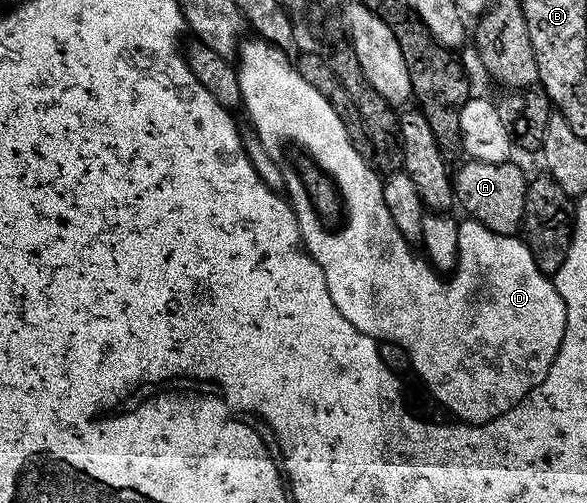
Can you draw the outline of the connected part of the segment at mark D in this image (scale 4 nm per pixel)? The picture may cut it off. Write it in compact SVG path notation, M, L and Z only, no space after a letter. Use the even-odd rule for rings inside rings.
M244 38L237 52L241 107L243 111L247 110L255 126L252 127L254 134L259 136L266 151L278 153L282 147L295 142L301 150L312 155L308 156L327 172L331 182L339 189L347 220L343 227L330 231L327 228L330 226L315 211L302 182L288 182L285 187L295 211L301 246L313 257L313 261L317 261L317 265L321 265L333 305L337 305L341 317L345 317L361 333L370 335L376 341L395 342L405 349L411 358L414 374L423 378L424 385L435 394L436 401L448 407L456 420L478 425L501 417L546 377L557 357L557 349L561 349L567 324L561 293L557 293L554 282L537 265L522 238L493 233L493 229L470 217L459 223L459 259L455 262L451 284L447 287L443 280L446 278L430 266L422 254L415 255L411 248L414 246L401 233L401 229L397 229L385 205L380 172L363 159L357 149L353 149L353 141L349 141L349 133L341 117L337 117L337 109L333 109L333 105L329 105L329 101L321 97L321 93L317 93L305 77L301 77L298 66L291 58L288 52L266 43L264 39ZM447 375L455 386L455 395L447 395Z

